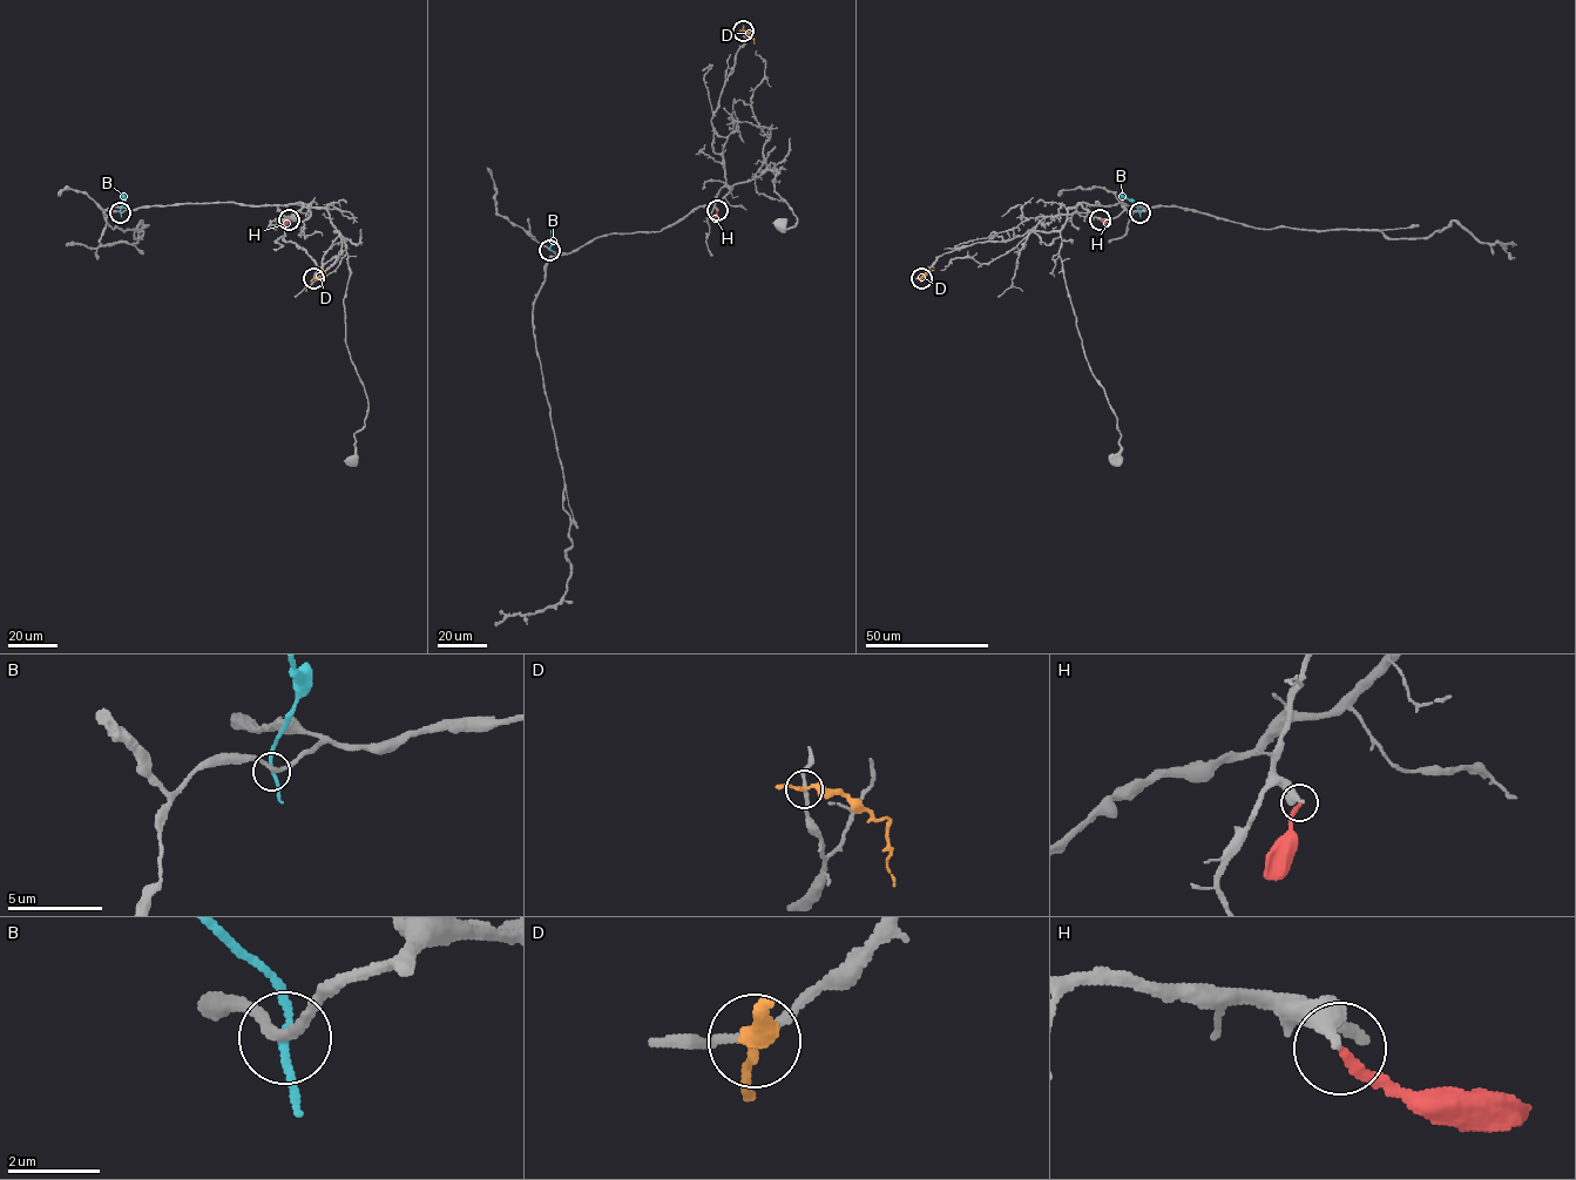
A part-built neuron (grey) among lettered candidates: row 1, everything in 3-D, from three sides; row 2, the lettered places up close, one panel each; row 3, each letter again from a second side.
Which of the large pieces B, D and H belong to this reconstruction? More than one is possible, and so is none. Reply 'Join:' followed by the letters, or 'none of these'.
Join: none of these

